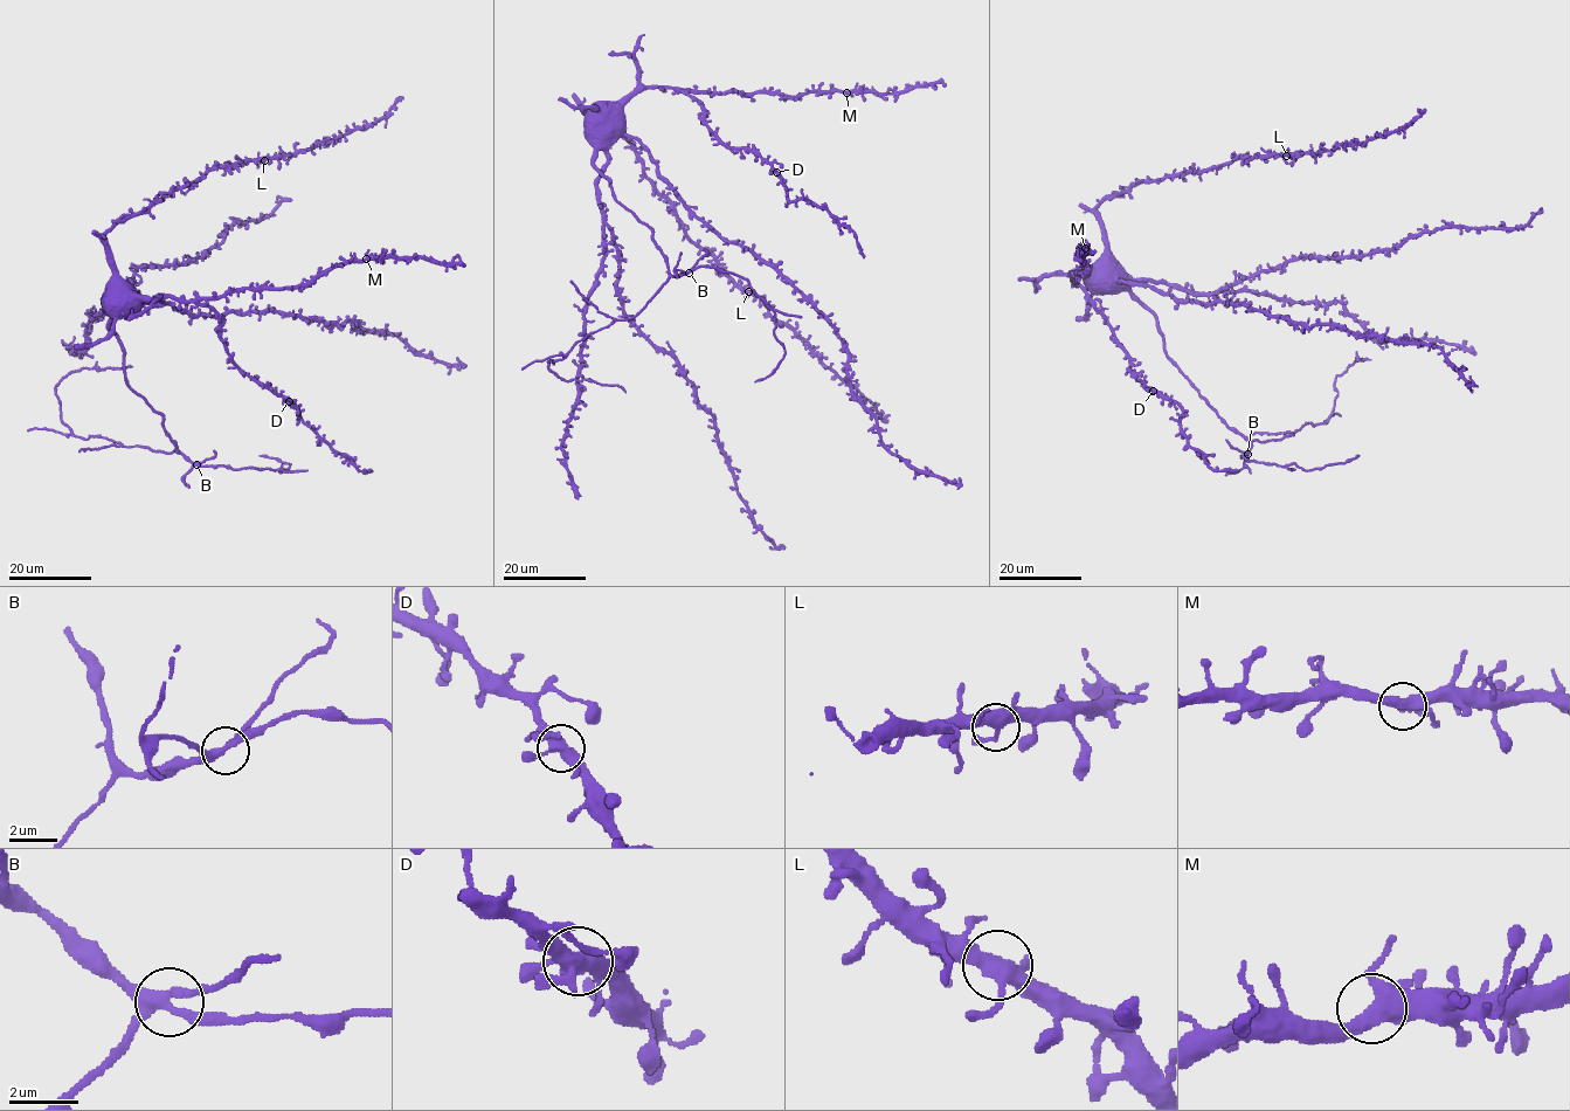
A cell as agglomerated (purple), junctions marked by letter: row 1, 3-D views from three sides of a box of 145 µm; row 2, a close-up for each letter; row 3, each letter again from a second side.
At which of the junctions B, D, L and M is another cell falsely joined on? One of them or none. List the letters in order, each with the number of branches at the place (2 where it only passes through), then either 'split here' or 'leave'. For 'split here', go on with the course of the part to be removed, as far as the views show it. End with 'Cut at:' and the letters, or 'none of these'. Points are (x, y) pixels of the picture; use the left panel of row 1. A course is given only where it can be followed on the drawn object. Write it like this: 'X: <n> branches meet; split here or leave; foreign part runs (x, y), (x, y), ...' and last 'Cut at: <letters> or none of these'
B: 4 branches meet; leave
D: 4 branches meet; leave
L: 4 branches meet; leave
M: 4 branches meet; leave
Cut at: none of these

